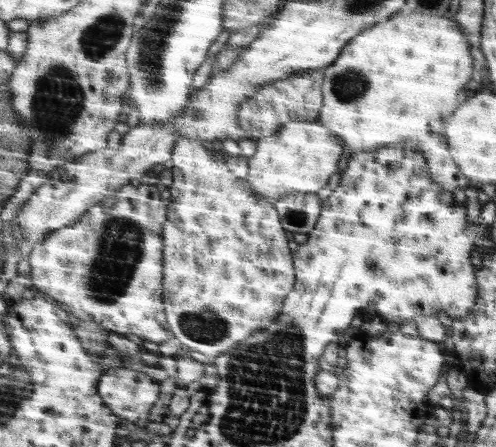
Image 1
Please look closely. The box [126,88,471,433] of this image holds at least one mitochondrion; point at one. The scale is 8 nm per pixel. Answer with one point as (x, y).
(203, 325)

